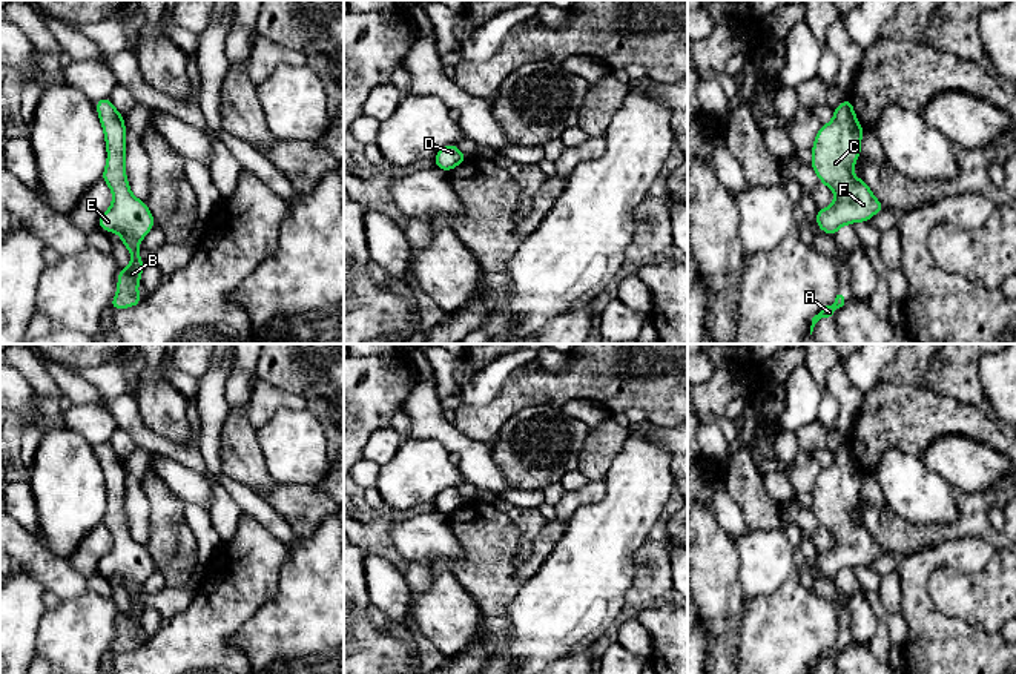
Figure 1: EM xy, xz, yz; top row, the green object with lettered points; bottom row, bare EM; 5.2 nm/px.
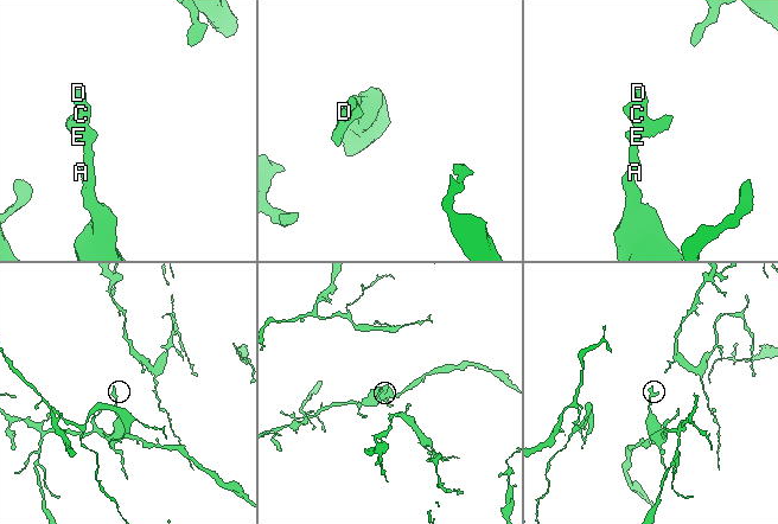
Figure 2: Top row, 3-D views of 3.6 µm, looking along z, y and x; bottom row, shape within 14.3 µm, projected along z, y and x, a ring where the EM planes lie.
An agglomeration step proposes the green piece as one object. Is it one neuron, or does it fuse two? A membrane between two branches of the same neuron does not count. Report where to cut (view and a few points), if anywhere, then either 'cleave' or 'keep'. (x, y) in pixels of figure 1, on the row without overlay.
no cut; keep

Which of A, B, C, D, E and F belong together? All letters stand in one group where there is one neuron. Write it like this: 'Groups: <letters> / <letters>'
Groups: A B C D E F

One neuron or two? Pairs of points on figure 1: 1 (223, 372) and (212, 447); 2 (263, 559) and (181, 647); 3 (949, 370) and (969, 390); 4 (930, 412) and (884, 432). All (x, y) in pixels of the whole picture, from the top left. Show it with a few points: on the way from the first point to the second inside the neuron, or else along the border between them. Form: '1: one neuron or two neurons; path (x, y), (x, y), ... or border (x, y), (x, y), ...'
1: one neuron; path (212, 390), (212, 429)
2: one neuron; path (240, 582), (240, 591), (204, 625)
3: one neuron; path (953, 375), (964, 386)
4: one neuron; path (920, 416), (898, 418), (895, 421)

